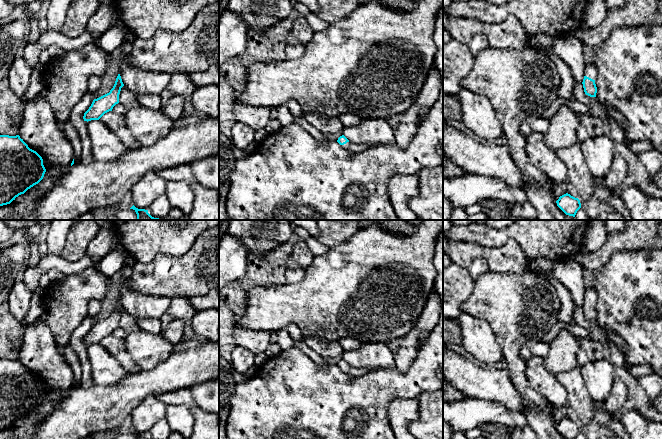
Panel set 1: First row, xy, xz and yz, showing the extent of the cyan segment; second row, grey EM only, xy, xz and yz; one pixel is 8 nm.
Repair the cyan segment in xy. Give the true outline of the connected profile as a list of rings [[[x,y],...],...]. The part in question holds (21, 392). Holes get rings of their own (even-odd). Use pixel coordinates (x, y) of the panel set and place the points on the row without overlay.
[[[0,359],[0,430],[10,428],[16,421],[38,408],[45,396],[42,381],[30,373],[19,359]]]

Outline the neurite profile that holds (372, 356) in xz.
[[[383,342],[363,343],[359,349],[345,351],[342,358],[350,366],[369,371],[395,369],[393,354]]]

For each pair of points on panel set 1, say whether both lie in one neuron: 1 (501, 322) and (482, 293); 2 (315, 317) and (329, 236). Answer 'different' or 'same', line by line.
1: same
2: different

